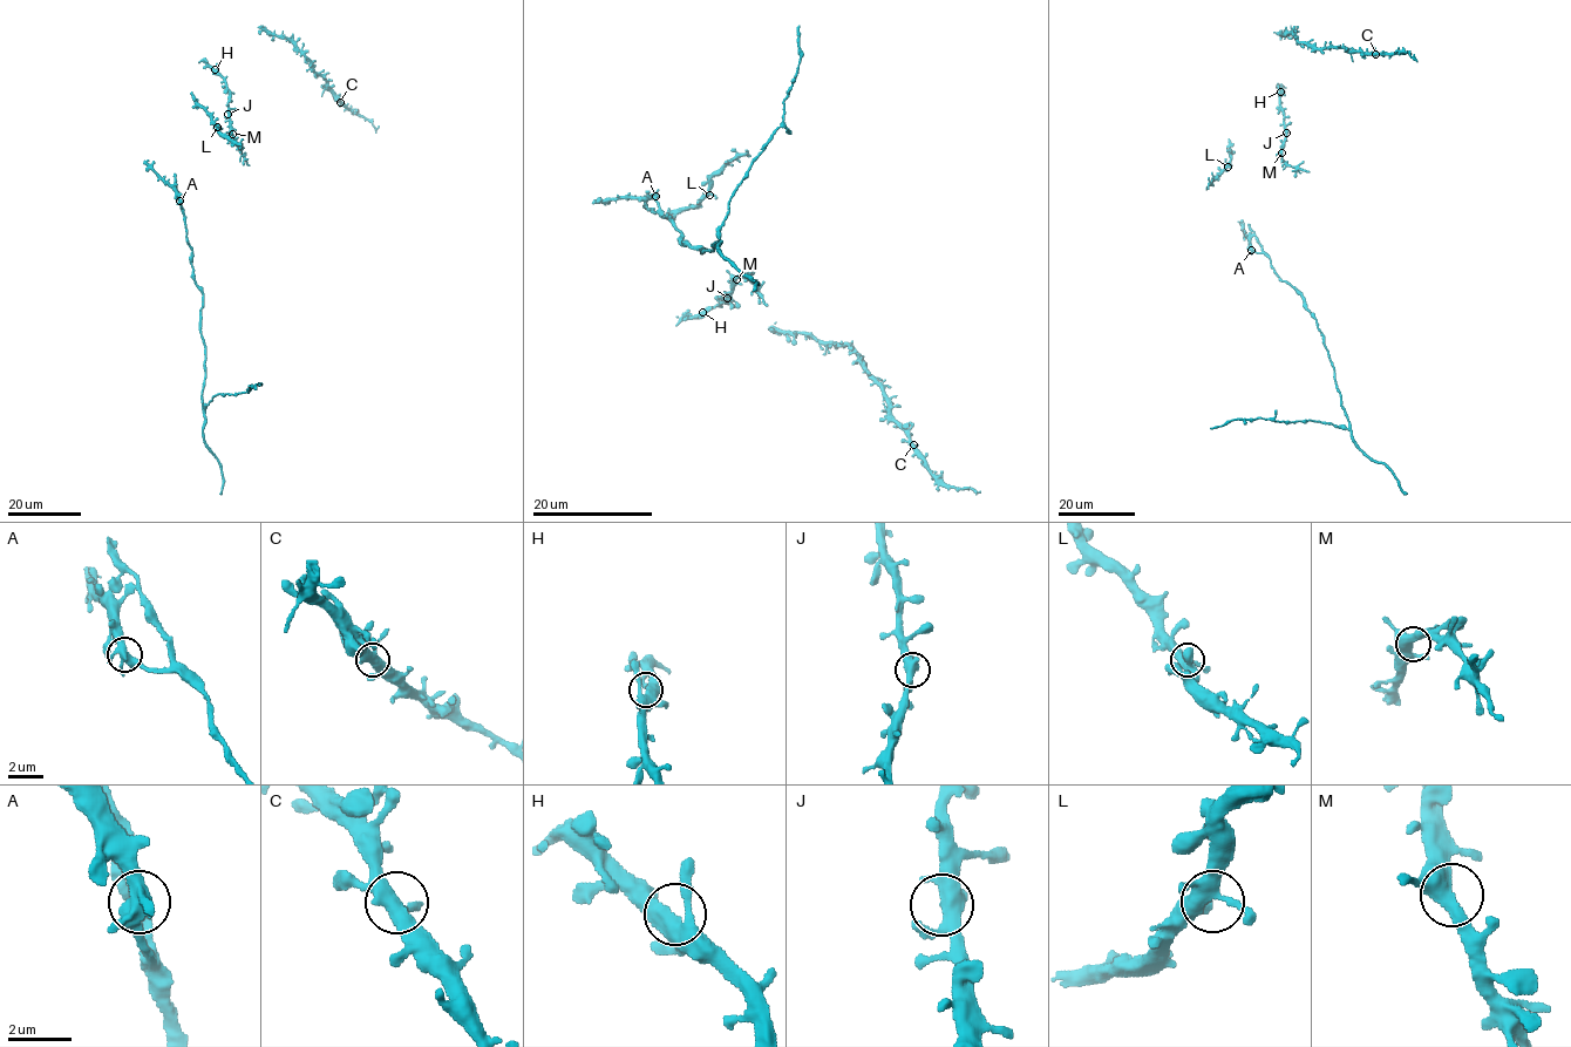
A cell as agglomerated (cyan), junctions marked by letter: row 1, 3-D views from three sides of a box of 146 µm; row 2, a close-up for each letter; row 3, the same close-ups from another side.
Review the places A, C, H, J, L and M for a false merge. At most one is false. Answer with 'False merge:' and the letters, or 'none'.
False merge: A

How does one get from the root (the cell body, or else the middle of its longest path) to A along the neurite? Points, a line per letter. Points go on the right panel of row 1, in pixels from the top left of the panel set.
A: (1249, 224), (1251, 250)

